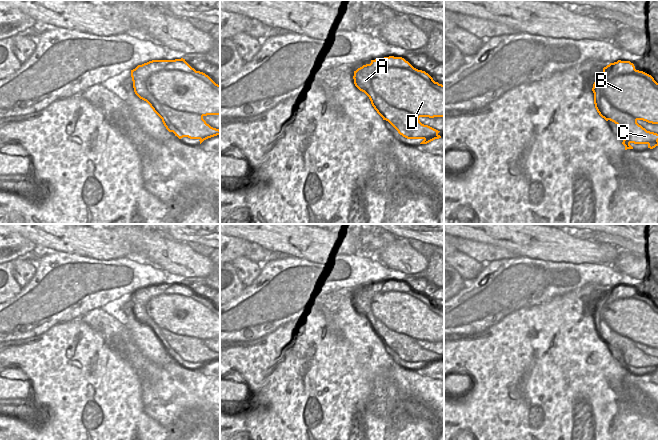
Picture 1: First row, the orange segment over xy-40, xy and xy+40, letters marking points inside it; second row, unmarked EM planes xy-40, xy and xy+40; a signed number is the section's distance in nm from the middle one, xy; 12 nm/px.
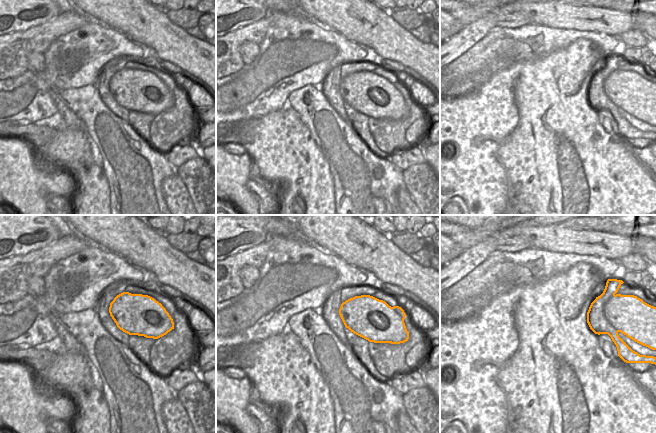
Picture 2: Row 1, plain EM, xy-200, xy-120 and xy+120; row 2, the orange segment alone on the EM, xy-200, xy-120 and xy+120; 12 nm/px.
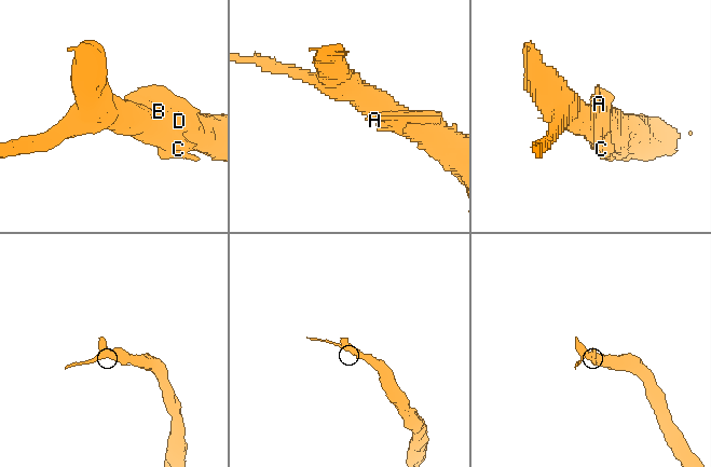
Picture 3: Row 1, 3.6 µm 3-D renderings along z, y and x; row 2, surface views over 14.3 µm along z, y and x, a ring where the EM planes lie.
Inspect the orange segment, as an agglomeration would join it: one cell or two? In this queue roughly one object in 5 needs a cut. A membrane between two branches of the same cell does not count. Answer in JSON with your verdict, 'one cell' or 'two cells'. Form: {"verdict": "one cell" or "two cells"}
{"verdict": "one cell"}

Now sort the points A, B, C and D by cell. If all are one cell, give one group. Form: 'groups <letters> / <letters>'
groups A B C D

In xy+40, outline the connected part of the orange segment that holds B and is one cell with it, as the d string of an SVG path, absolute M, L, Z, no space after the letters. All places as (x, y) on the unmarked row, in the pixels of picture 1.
M618 284L603 292L602 298L593 308L592 315L599 339L606 345L614 346L622 354L625 374L633 373L631 367L647 368L650 373L658 370L658 358L647 355L637 347L638 344L643 344L658 348L658 307L651 299L636 294L630 285Z

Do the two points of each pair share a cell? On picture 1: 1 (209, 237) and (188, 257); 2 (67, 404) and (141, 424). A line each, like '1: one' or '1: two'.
1: two
2: one

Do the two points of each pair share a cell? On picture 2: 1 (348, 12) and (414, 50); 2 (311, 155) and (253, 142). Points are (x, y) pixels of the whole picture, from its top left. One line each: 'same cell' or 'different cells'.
1: same cell
2: same cell

